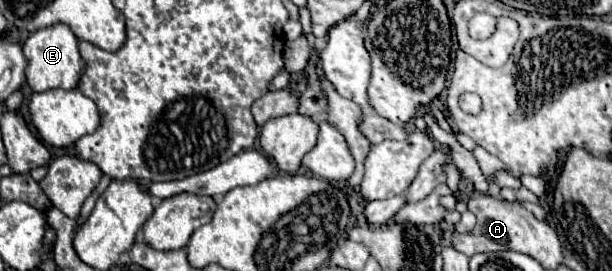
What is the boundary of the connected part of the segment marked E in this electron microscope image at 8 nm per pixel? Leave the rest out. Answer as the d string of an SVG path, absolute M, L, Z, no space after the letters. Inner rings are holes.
M55 24L51 28L33 32L23 44L23 54L27 58L25 76L27 76L29 86L35 92L45 92L51 88L63 88L63 90L77 88L83 66L81 66L81 56L77 50L77 38L69 26Z

